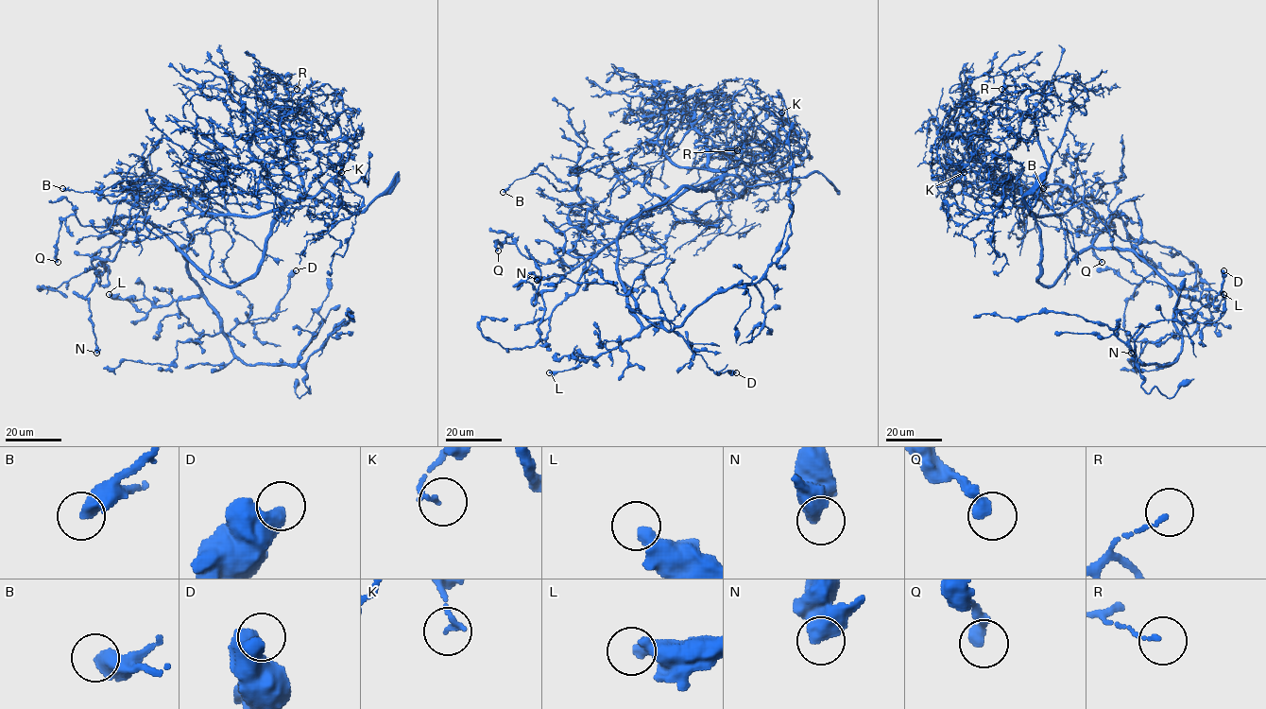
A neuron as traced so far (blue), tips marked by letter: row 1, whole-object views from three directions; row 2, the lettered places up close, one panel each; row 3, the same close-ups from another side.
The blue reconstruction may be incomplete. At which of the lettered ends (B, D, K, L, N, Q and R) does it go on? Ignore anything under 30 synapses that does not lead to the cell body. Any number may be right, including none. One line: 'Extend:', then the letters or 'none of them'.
Extend: none of them

